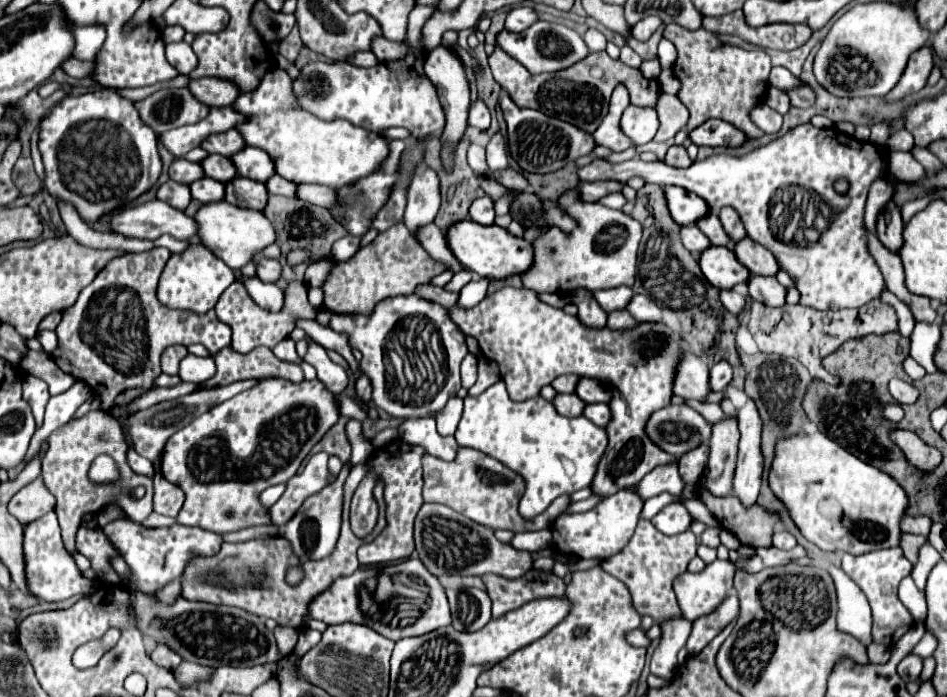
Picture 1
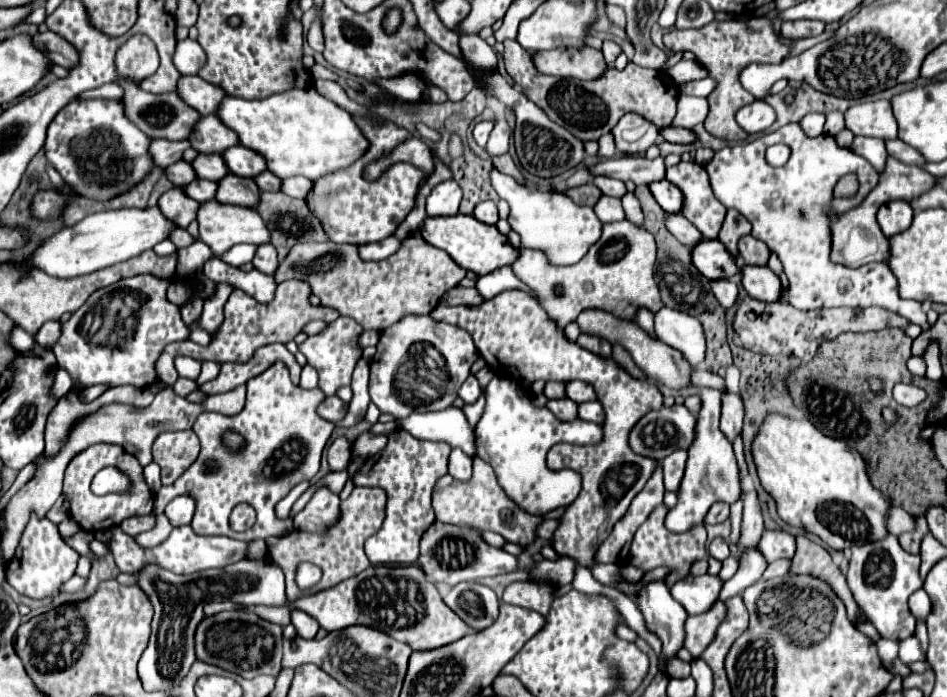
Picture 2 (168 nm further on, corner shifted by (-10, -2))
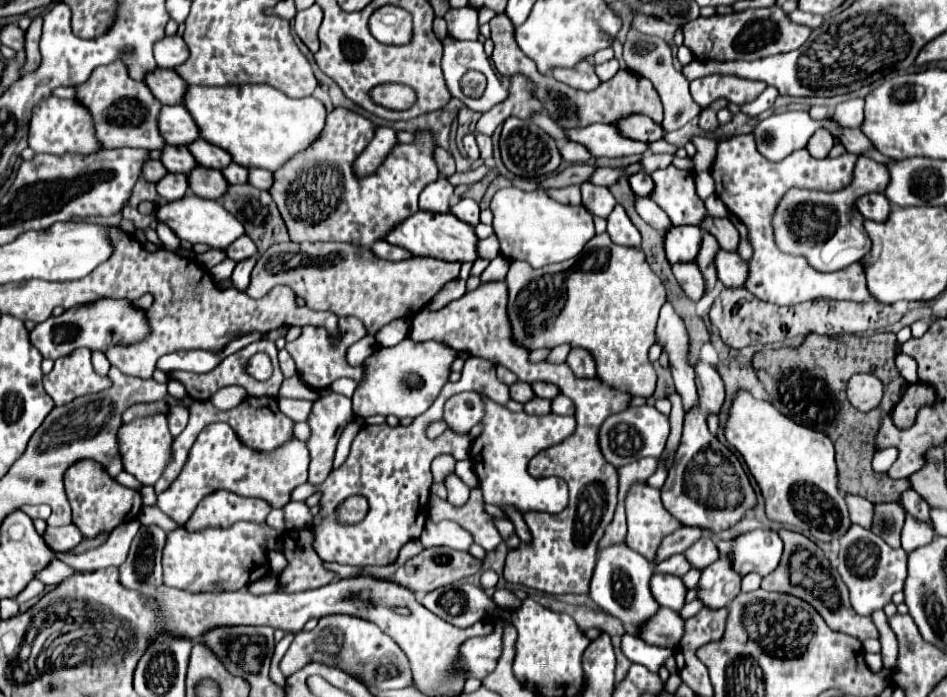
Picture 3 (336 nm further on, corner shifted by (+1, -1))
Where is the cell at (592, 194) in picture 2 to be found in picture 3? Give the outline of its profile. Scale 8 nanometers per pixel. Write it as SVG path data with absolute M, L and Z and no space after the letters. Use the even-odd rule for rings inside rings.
M570 185L570 187L562 187L562 189L548 189L546 193L558 203L580 205L580 187L578 185Z

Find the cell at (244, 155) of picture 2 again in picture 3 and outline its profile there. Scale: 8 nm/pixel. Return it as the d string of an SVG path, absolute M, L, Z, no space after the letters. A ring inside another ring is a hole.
M204 139L192 141L188 145L188 151L192 153L192 157L196 159L198 165L206 165L206 167L212 167L212 169L224 169L232 161L230 155L224 149L214 147Z

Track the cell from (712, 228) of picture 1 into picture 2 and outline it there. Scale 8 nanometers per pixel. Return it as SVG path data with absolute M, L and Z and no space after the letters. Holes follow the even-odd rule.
M681 160L679 164L667 168L667 180L673 182L683 192L685 198L683 216L691 224L695 224L705 238L717 240L727 210L713 196L705 168L697 162Z

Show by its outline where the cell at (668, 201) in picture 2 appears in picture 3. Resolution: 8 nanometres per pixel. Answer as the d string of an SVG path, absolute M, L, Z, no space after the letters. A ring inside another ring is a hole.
M634 173L634 175L628 177L628 183L630 183L632 191L634 191L638 197L644 197L644 195L648 197L648 195L650 195L650 189L654 187L648 173Z

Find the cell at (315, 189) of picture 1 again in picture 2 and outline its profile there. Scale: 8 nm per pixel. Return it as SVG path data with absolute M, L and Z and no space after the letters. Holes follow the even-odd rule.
M303 176L287 178L287 180L283 180L283 186L281 186L281 192L285 192L291 198L301 198L301 200L307 200L311 190L313 190L313 182Z

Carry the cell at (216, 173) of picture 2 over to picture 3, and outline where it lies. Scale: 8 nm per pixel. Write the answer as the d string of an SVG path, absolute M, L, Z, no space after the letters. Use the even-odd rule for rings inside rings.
M164 145L162 155L160 155L162 165L168 169L168 173L188 173L192 165L196 163L194 157L186 147L174 147L174 145Z

